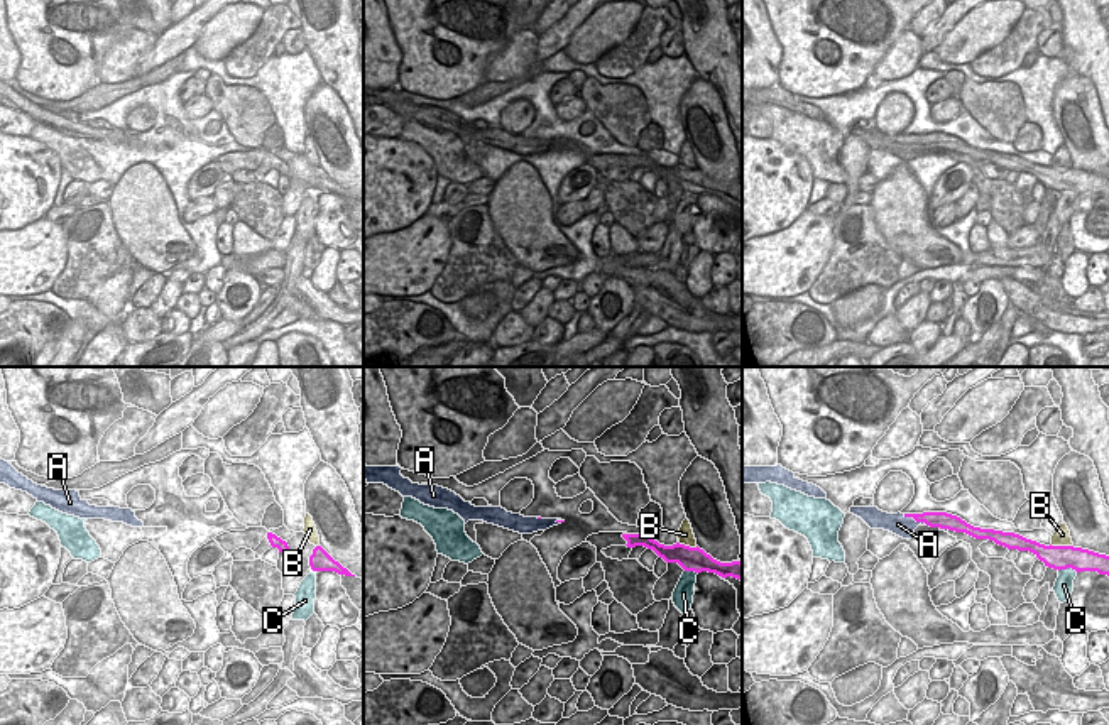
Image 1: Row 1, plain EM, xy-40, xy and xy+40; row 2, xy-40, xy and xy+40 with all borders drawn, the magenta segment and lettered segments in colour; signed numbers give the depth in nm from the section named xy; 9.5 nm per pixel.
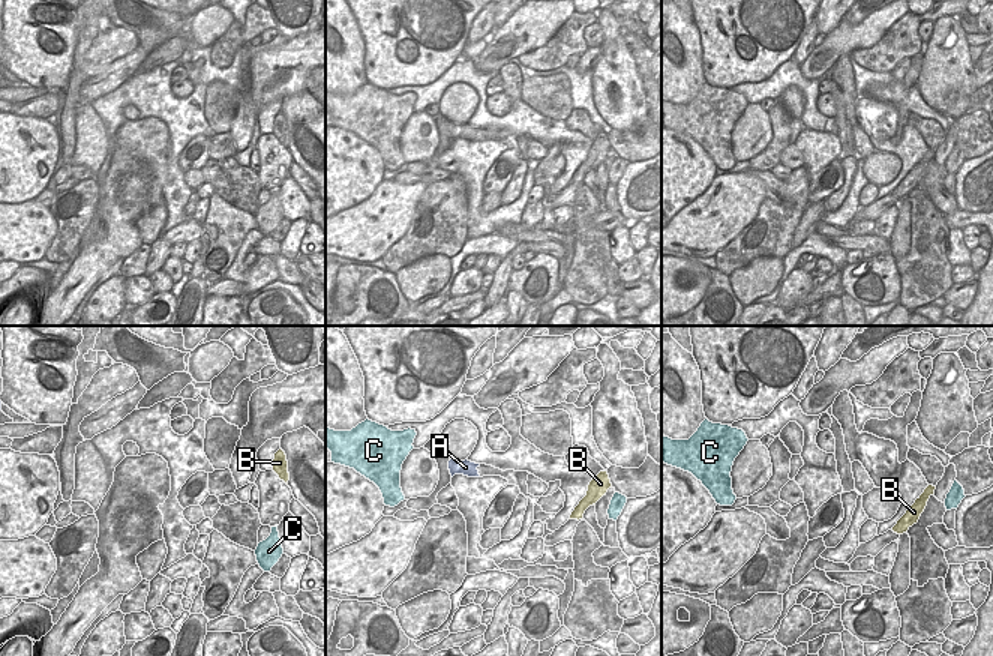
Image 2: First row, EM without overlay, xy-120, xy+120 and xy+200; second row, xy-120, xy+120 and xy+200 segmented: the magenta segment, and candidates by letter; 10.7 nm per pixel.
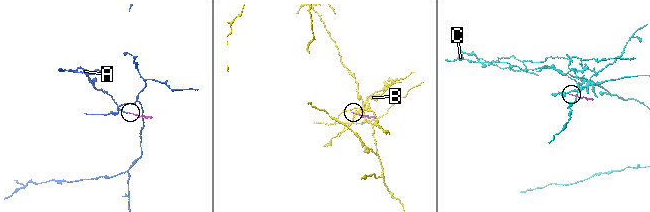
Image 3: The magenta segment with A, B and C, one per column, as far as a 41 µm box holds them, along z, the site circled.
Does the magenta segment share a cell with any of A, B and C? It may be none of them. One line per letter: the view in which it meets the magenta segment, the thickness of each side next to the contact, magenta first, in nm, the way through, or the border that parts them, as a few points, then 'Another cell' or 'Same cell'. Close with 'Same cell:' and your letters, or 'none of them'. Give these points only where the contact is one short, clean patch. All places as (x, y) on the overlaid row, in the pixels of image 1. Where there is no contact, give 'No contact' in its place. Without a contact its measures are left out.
A: Touches magenta in xy+40. Thickness 160 nm (magenta) against 200 nm. Path across: xy+40 (934, 519), (915, 519), (898, 524). Same cell
B: Touches magenta in xy+40. Thickness 220 nm (magenta) against 160 nm. Boundary: xy+40 (1050, 545), (1072, 546). Another cell
C: Touches magenta in xy+40. Thickness 220 nm (magenta) against 190 nm. Boundary: xy+40 (1059, 570), (1070, 568), (1077, 572). Another cell
Same cell: A.

